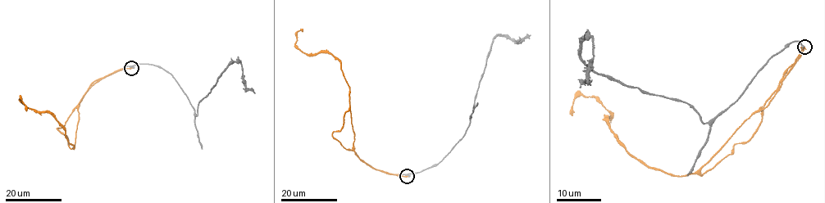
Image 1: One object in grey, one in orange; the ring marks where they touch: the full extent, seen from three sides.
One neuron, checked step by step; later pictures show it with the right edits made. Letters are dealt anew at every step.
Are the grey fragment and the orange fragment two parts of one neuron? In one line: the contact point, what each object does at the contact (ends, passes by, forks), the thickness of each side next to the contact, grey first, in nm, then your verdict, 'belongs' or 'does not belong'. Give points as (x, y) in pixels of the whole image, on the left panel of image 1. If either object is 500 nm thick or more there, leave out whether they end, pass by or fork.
at (131, 68); grey passes by; orange ends there; 280 nm thick on the grey side, 190 nm on the other; belongs

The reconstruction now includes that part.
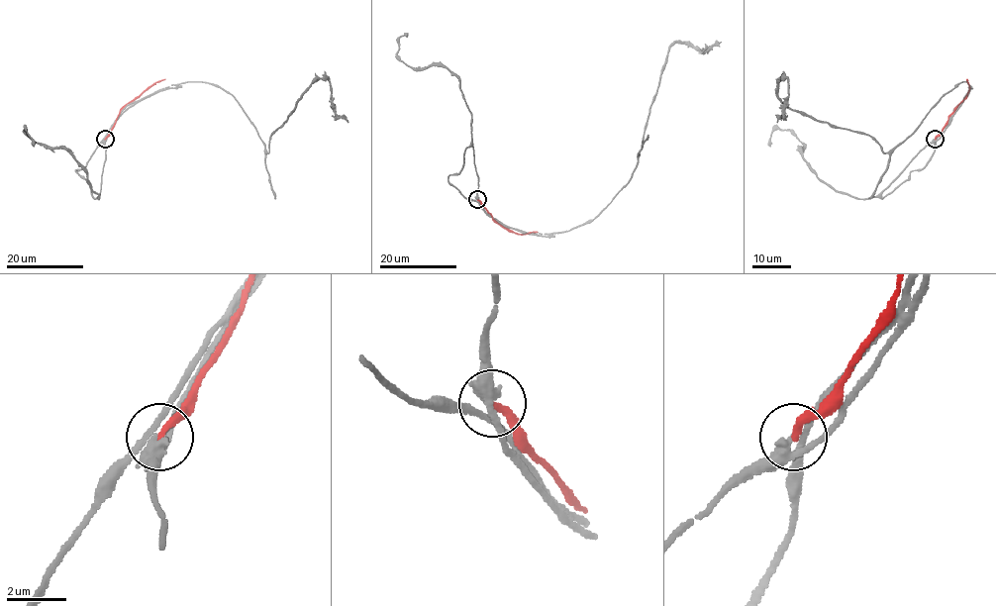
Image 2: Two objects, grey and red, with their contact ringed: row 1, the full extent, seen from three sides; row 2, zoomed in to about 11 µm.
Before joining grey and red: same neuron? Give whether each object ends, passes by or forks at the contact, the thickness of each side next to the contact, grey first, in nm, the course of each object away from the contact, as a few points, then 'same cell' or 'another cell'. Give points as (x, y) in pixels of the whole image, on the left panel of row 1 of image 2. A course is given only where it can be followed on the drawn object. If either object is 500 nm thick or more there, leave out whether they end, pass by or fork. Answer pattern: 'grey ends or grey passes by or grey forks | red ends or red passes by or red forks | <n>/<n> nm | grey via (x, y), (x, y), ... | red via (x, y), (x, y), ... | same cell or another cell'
grey forks | red ends | 280/240 nm | grey via (105, 139), (125, 111), (186, 82), (228, 91), (266, 152), (271, 134), (322, 79), (348, 123) | red via (105, 139), (128, 103), (164, 79) | another cell

